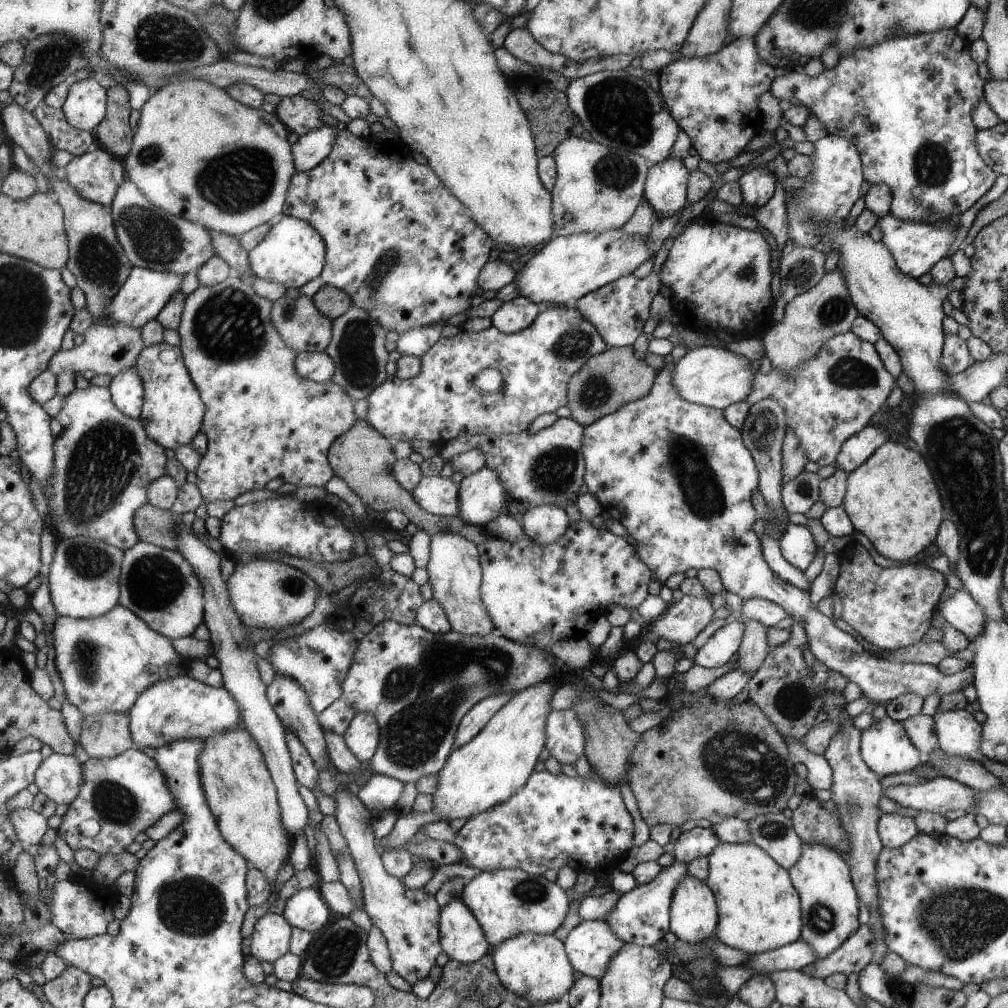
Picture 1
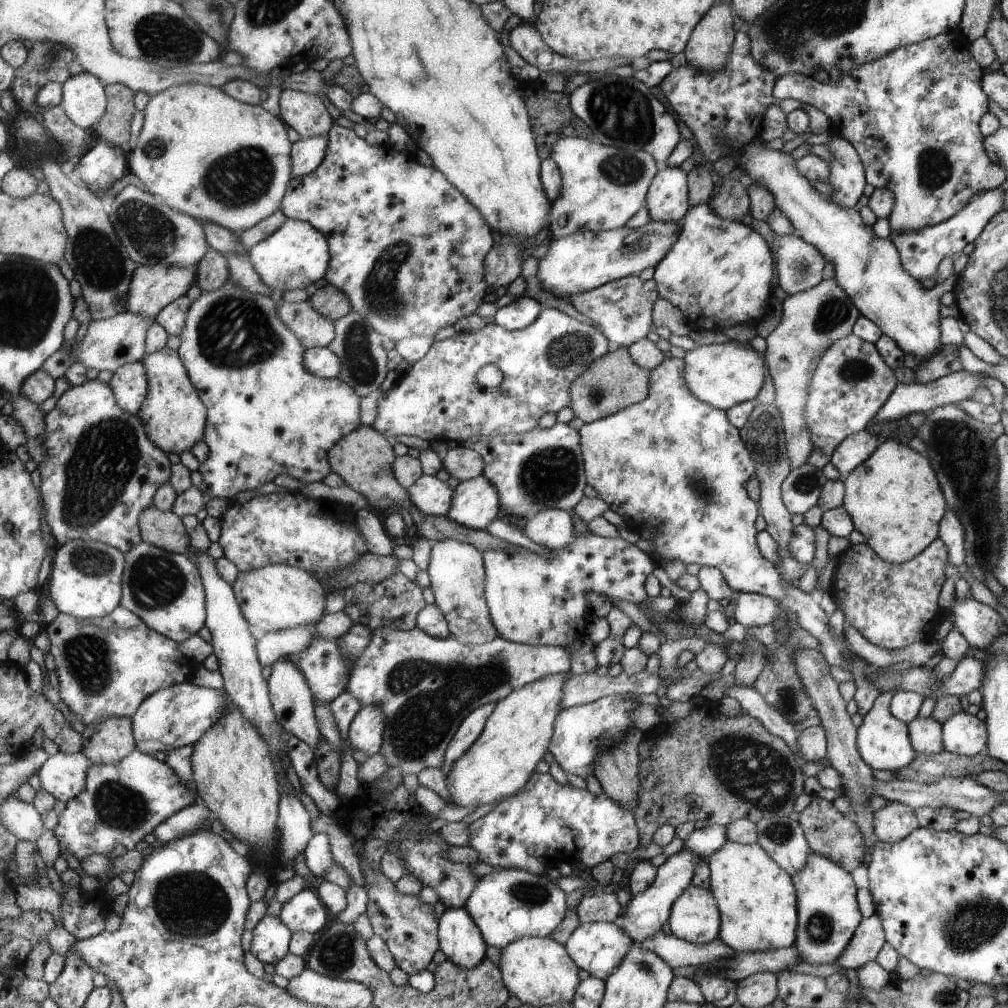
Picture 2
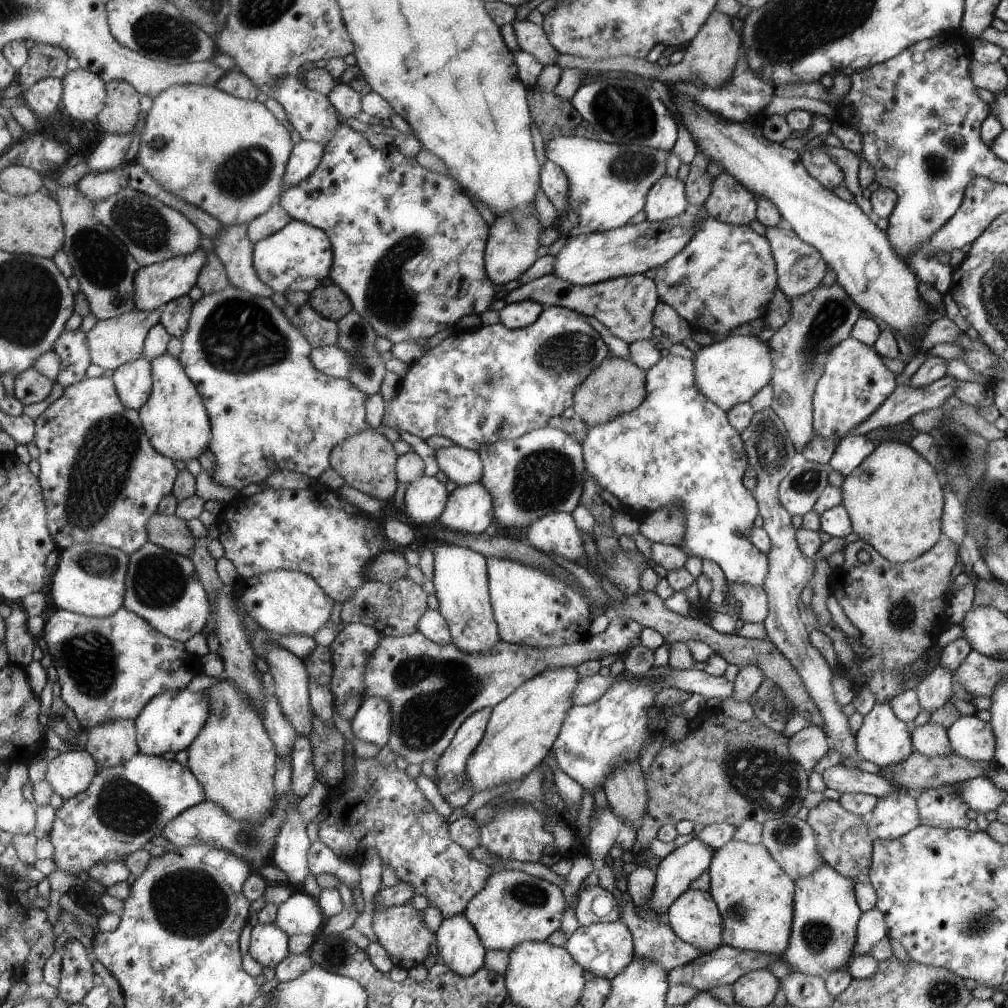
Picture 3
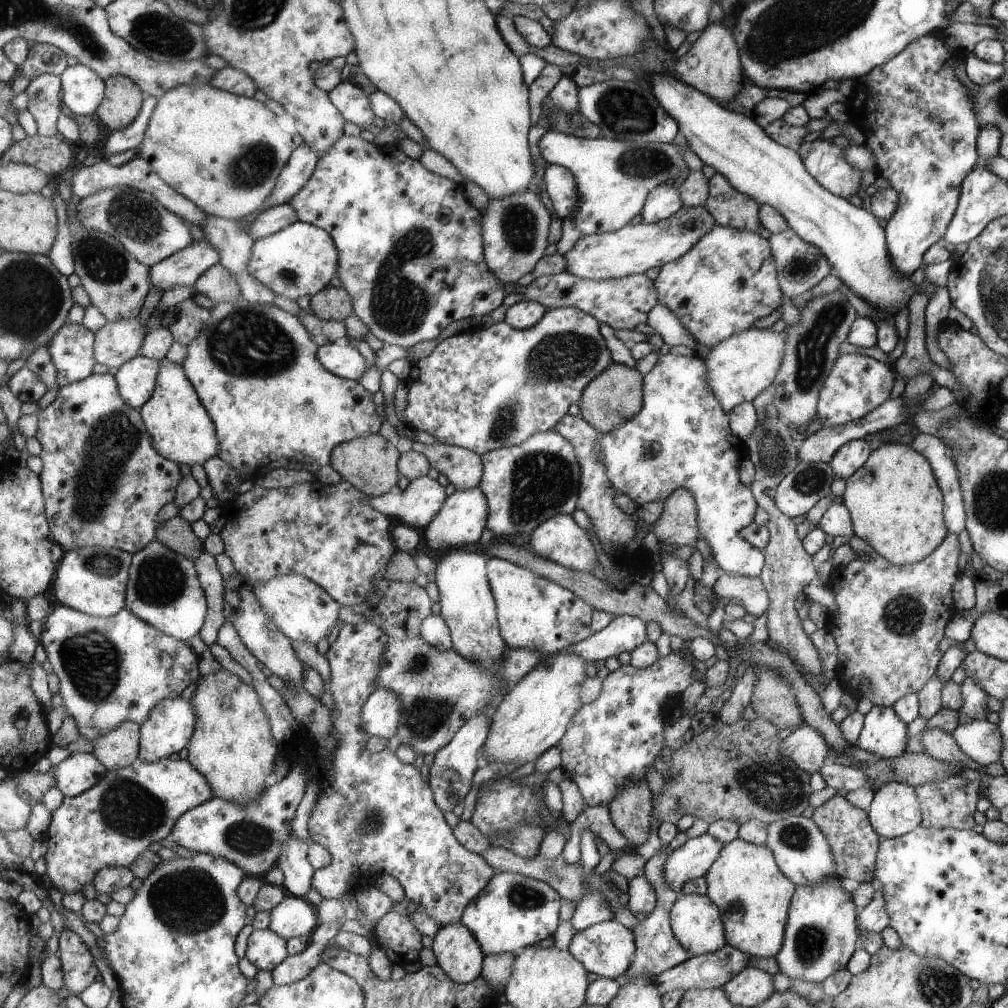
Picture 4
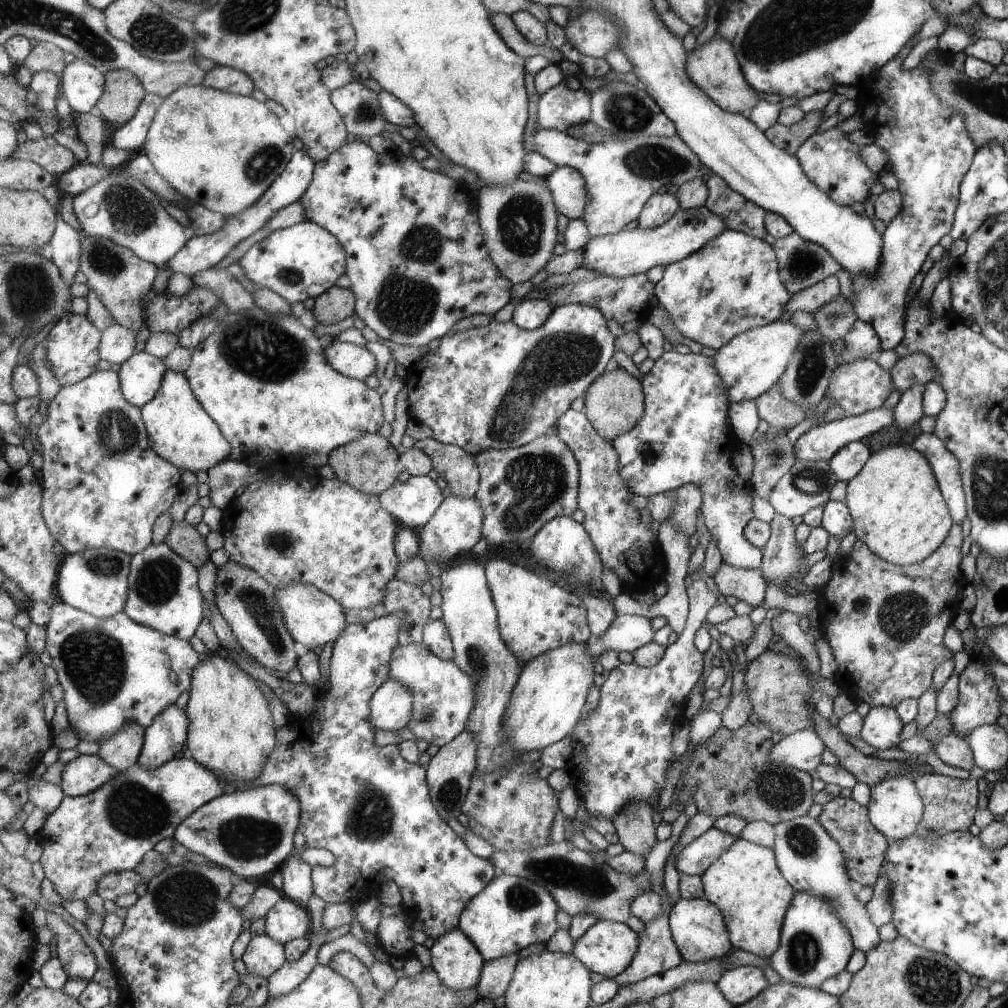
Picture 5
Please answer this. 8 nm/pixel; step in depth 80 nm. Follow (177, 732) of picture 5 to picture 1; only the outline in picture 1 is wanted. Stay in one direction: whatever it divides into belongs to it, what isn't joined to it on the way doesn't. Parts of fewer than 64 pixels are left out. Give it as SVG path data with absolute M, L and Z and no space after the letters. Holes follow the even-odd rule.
M185 674L147 688L129 710L132 738L139 748L157 749L179 738L213 738L244 726L239 702L224 687L212 688Z

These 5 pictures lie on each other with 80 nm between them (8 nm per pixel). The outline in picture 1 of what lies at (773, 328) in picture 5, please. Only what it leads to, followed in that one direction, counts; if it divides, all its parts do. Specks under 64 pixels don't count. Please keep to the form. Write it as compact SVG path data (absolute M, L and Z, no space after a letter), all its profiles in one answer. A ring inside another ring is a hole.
M701 346L688 350L679 358L669 372L671 386L677 390L679 398L691 404L724 410L735 402L743 401L754 382L755 374L749 368L749 361L739 354L733 354L724 348Z

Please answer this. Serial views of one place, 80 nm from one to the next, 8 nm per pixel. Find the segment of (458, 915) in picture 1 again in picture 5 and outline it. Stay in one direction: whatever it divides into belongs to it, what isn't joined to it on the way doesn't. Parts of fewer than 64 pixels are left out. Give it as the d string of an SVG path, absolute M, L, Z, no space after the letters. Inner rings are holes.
M460 927L433 940L429 949L431 967L437 970L445 986L467 990L479 985L486 959Z

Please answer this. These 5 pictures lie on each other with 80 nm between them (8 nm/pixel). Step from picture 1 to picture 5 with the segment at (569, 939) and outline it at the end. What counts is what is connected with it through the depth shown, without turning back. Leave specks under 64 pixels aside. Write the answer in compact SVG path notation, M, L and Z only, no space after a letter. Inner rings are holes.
M599 920L573 943L570 954L578 959L586 970L600 974L605 979L613 979L630 965L637 953L638 943L638 934L625 924L611 920Z

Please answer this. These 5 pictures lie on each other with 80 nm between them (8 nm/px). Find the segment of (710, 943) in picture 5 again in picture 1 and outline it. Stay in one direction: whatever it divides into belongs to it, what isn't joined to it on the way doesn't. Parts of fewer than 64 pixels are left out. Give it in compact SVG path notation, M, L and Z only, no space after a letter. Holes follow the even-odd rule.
M690 873L681 878L675 886L670 899L670 928L677 939L685 943L701 943L713 936L715 926L718 925L718 906L710 887L703 880L698 880Z

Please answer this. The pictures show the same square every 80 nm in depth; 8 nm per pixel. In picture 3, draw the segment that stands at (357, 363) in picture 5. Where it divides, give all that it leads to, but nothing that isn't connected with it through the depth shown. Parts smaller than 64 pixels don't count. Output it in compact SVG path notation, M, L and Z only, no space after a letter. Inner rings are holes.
M337 345L315 348L311 352L311 362L319 372L335 378L349 379L353 370L349 352L339 350Z

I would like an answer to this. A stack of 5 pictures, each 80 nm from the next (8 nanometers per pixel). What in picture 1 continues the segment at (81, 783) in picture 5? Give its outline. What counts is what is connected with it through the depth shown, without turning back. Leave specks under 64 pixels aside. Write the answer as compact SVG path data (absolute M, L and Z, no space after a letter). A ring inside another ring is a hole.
M53 753L41 762L34 783L58 806L70 806L81 791L83 764L77 756Z

